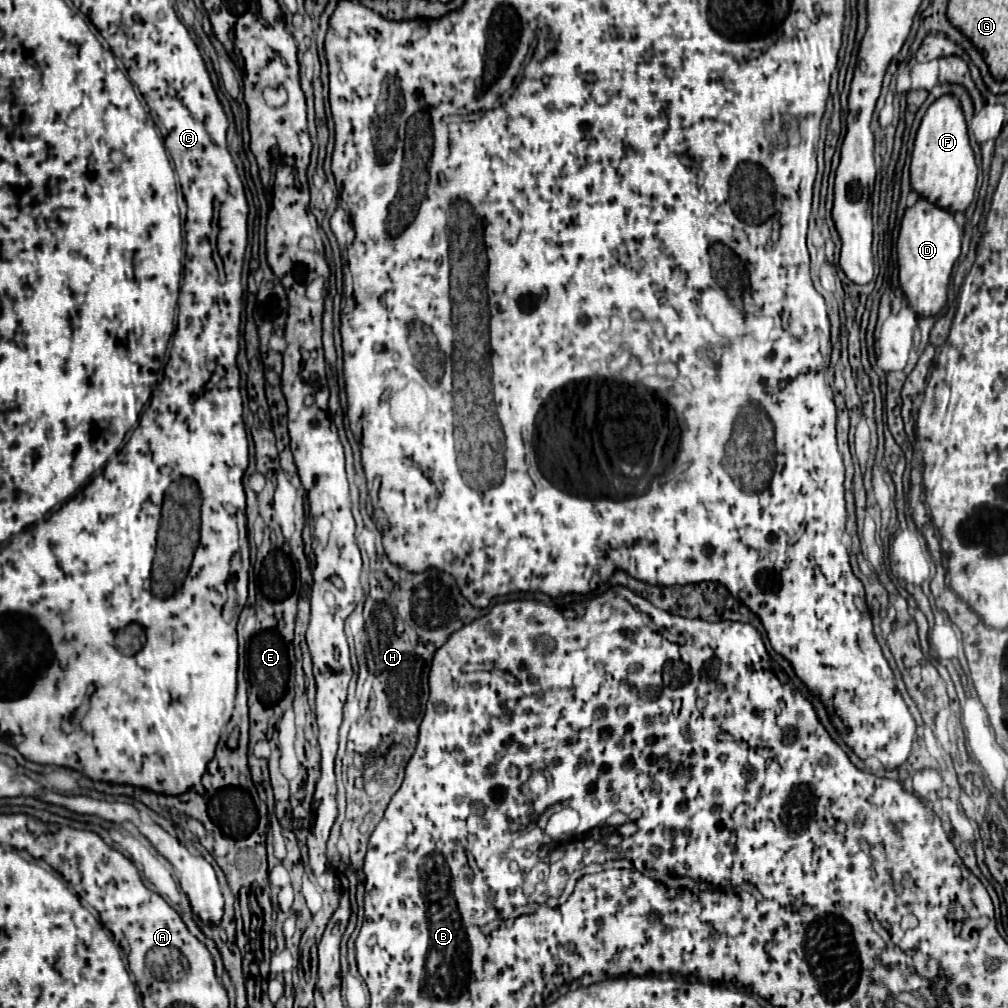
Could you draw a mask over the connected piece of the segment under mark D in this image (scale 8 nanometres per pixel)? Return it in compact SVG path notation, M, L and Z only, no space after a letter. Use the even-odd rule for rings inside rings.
M920 198L906 210L898 236L898 276L900 288L910 308L916 308L916 316L938 314L948 298L948 282L954 262L960 256L962 228L954 222L954 216L946 210Z

